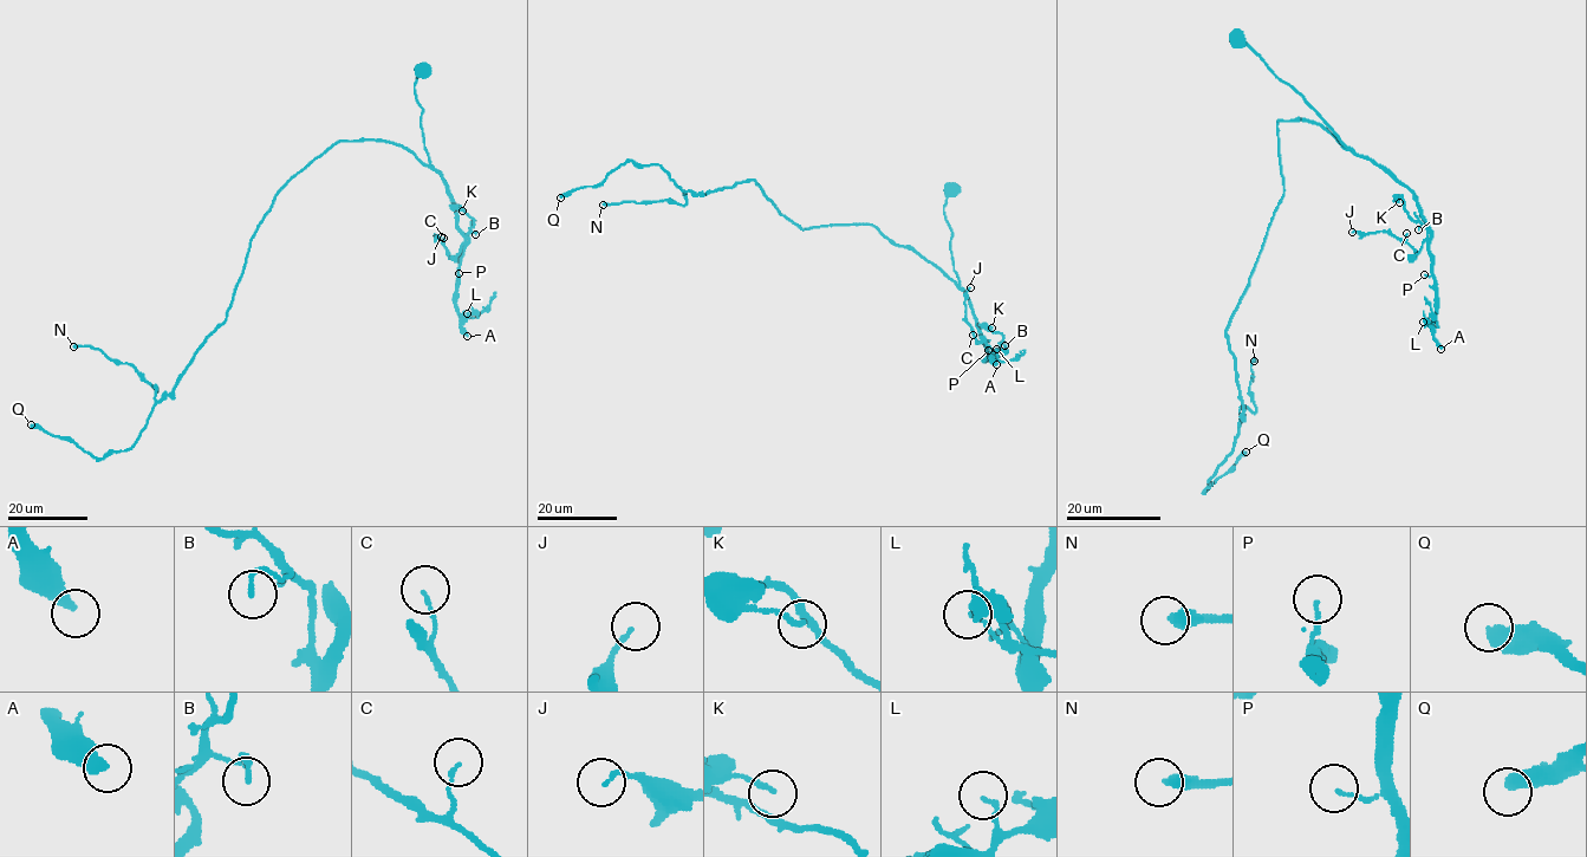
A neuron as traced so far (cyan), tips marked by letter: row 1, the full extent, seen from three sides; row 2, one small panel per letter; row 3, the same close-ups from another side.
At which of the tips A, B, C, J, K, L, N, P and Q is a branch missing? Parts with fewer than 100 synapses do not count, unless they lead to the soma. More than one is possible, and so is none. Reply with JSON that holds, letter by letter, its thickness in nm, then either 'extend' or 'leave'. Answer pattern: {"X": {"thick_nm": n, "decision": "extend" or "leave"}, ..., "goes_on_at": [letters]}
{"A": {"thick_nm": 360, "decision": "extend"}, "B": {"thick_nm": 130, "decision": "leave"}, "C": {"thick_nm": 90, "decision": "leave"}, "J": {"thick_nm": 120, "decision": "leave"}, "K": {"thick_nm": 140, "decision": "leave"}, "L": {"thick_nm": 130, "decision": "leave"}, "N": {"thick_nm": 360, "decision": "leave"}, "P": {"thick_nm": 100, "decision": "leave"}, "Q": {"thick_nm": 480, "decision": "leave"}, "goes_on_at": ["A"]}

